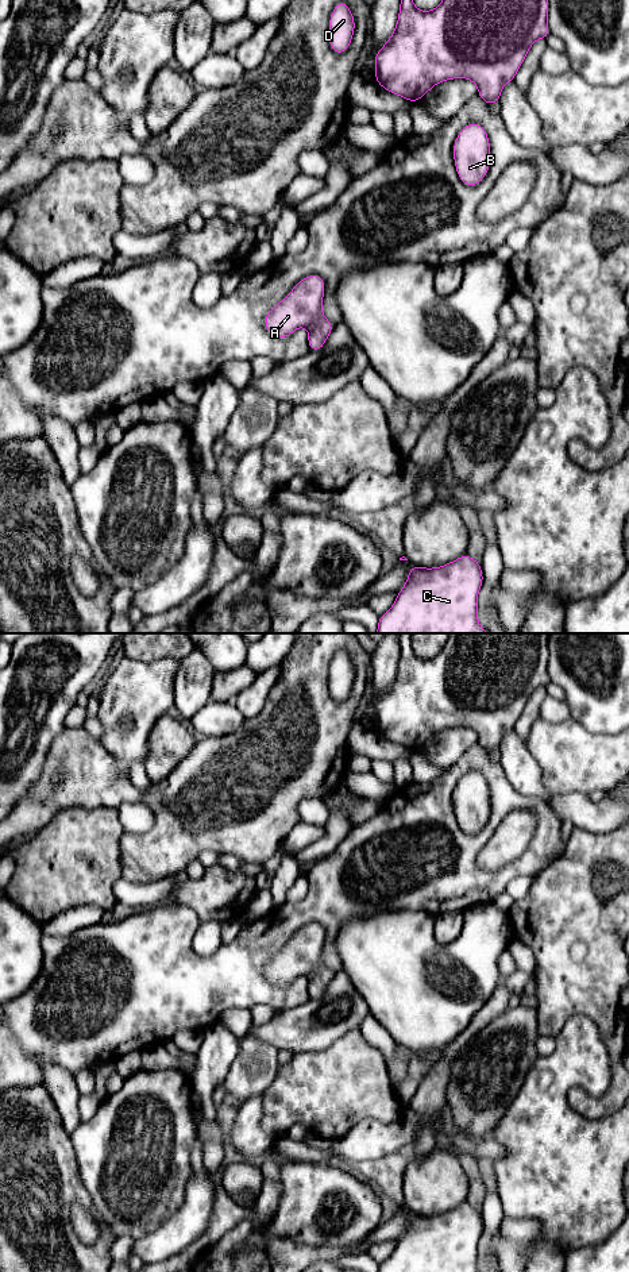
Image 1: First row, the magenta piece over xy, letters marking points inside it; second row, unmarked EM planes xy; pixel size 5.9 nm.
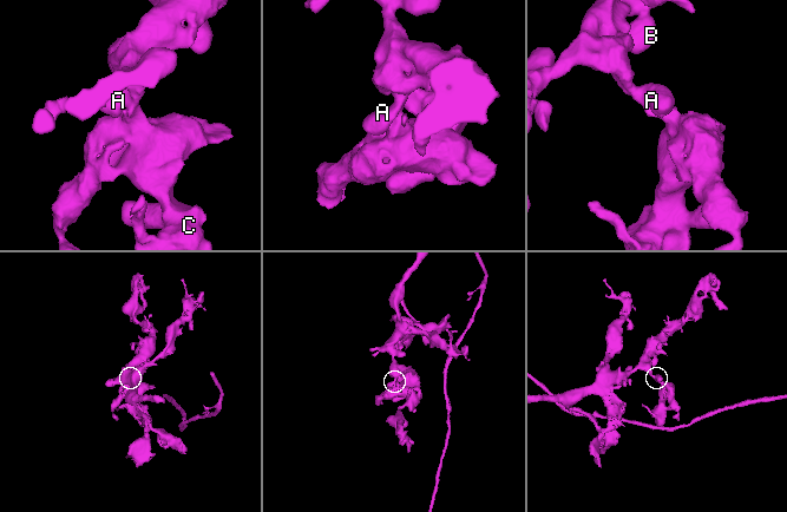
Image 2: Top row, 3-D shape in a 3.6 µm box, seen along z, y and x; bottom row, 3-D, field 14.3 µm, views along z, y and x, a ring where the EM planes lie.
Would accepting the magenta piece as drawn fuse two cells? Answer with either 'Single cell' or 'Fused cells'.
Single cell

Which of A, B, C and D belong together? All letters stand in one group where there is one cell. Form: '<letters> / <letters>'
A B C D

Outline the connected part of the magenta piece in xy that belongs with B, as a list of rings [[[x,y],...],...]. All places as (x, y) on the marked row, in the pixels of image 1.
[[[478,123],[464,126],[454,142],[454,163],[460,181],[476,186],[489,173],[490,140]]]

